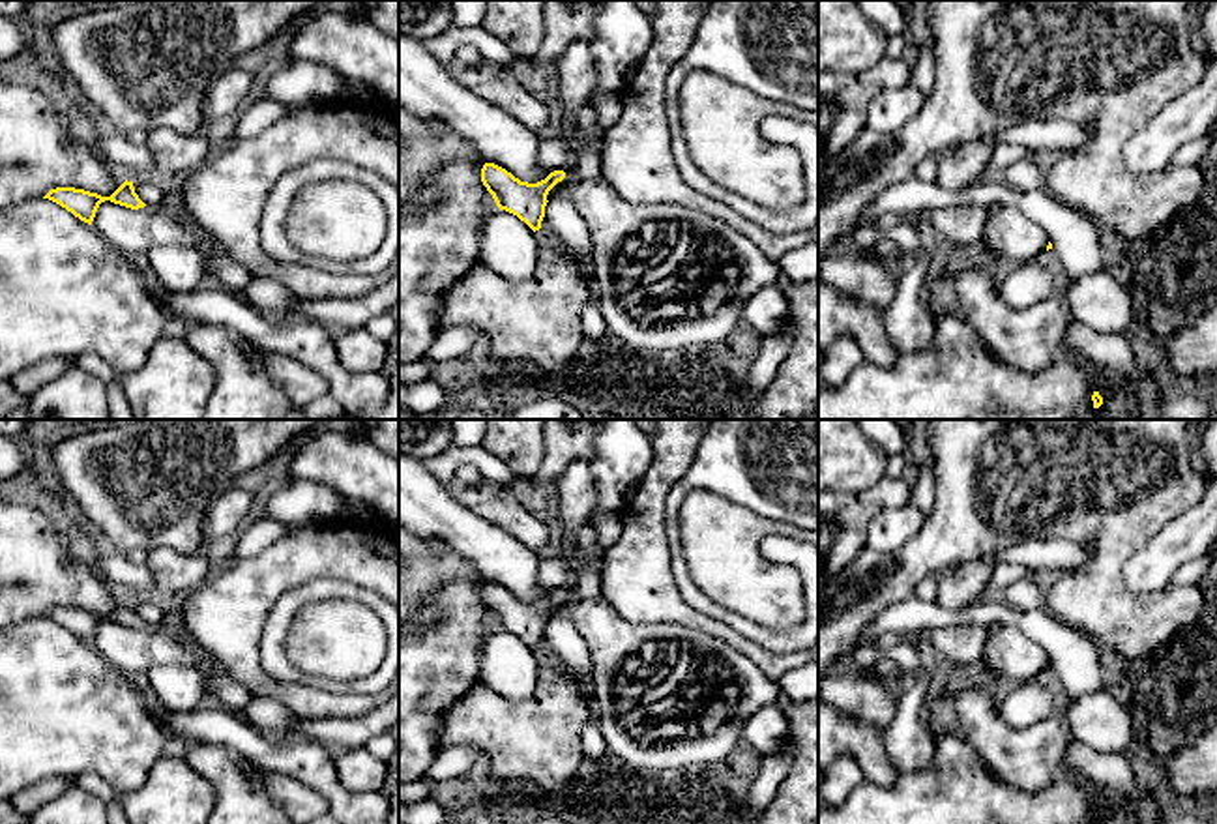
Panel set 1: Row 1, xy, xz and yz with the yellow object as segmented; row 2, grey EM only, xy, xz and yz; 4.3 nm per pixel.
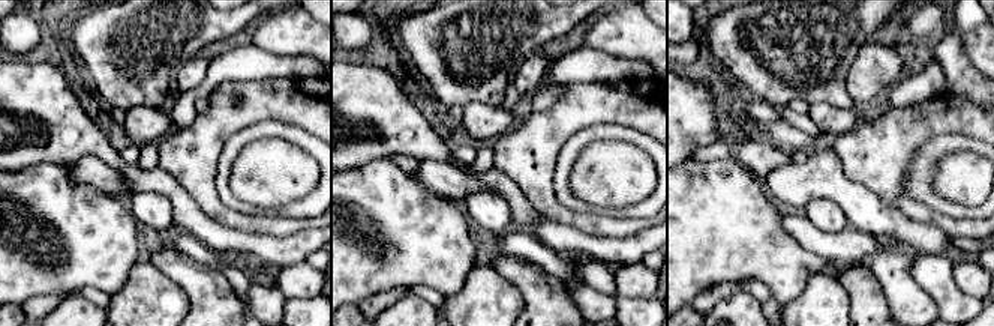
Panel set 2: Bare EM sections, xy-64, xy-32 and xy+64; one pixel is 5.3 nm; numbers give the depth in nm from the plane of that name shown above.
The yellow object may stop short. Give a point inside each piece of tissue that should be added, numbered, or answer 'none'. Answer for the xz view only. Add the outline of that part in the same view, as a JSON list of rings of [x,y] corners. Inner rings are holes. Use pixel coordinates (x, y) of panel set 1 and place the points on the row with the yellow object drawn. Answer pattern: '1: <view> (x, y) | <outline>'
1: xz (588, 167) | [[[588,142],[580,159],[564,180],[597,180],[601,178],[601,150],[603,142]]]

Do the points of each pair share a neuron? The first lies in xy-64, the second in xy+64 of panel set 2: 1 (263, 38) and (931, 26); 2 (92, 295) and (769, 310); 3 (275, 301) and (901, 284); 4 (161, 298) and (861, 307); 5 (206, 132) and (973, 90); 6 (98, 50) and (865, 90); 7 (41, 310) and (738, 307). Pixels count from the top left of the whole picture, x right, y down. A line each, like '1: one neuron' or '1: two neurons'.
1: one neuron
2: two neurons
3: one neuron
4: two neurons
5: two neurons
6: two neurons
7: two neurons

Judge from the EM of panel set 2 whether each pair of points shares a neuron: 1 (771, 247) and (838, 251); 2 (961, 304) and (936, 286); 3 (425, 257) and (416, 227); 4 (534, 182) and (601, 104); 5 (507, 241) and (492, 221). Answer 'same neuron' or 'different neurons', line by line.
1: different neurons
2: same neuron
3: same neuron
4: same neuron
5: different neurons

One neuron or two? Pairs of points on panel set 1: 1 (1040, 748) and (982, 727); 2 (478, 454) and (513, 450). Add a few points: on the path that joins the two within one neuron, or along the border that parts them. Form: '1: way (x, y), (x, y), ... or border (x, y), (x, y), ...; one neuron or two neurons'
1: way (1025, 748), (1002, 748), (997, 742); one neuron
2: border (480, 444), (515, 472), (528, 476); two neurons

